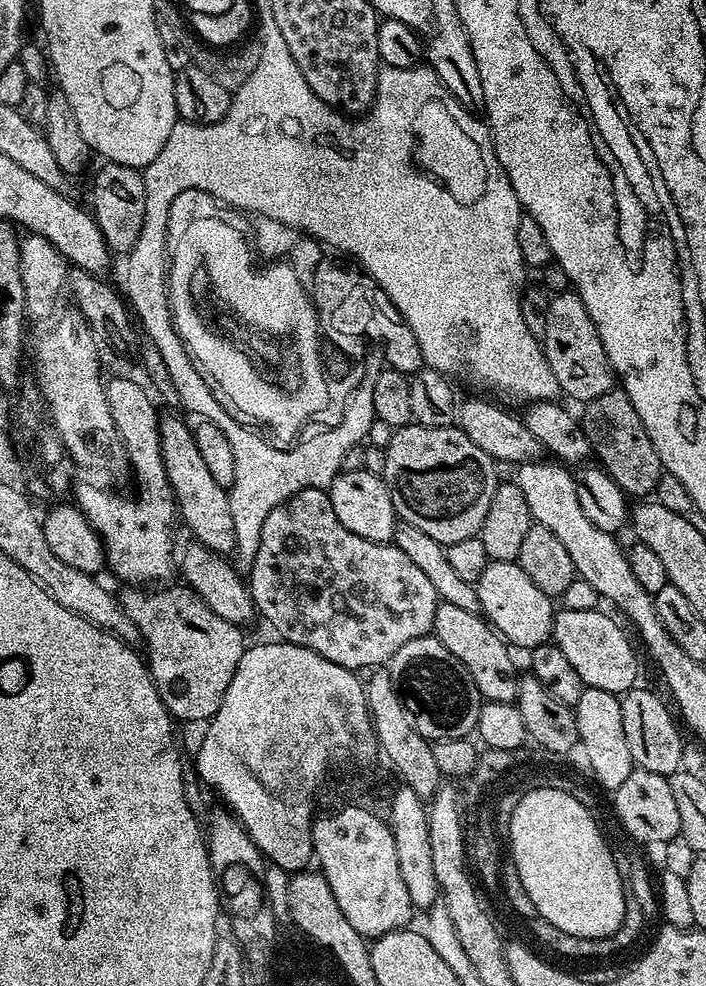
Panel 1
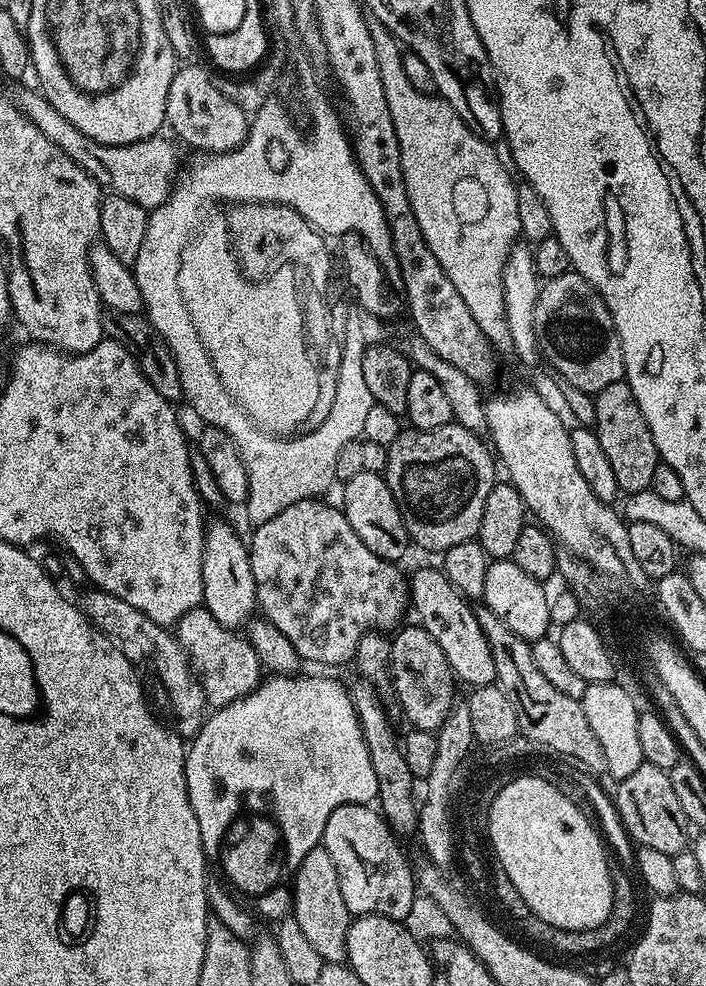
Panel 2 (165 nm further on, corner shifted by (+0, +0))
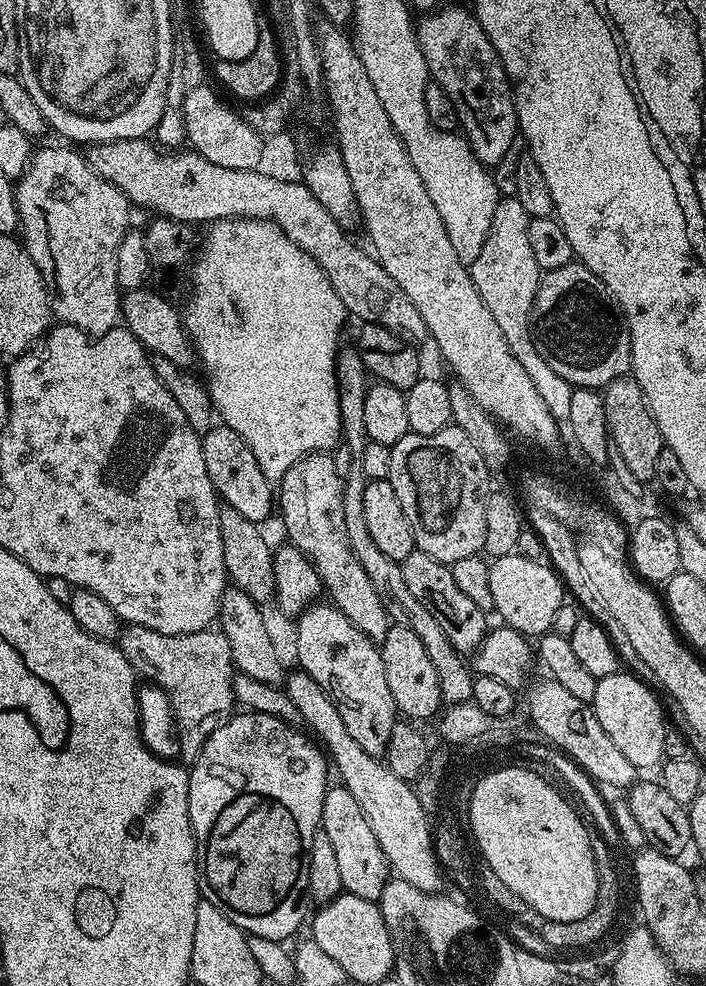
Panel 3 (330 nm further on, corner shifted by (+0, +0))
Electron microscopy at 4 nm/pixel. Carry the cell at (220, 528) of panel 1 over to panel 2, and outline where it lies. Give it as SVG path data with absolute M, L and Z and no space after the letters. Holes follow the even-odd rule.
M216 520L207 525L204 530L204 545L202 546L202 601L222 626L240 630L253 619L257 611L256 583L254 570L250 566L250 548L244 540L224 520Z

